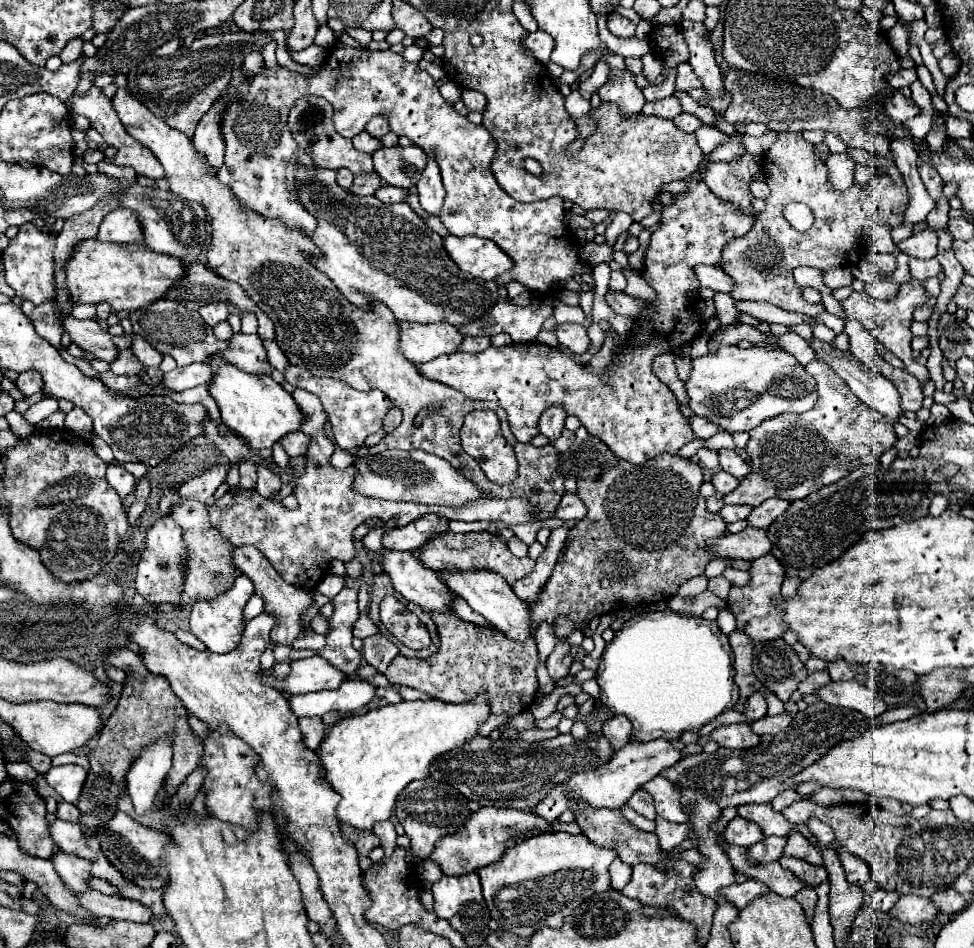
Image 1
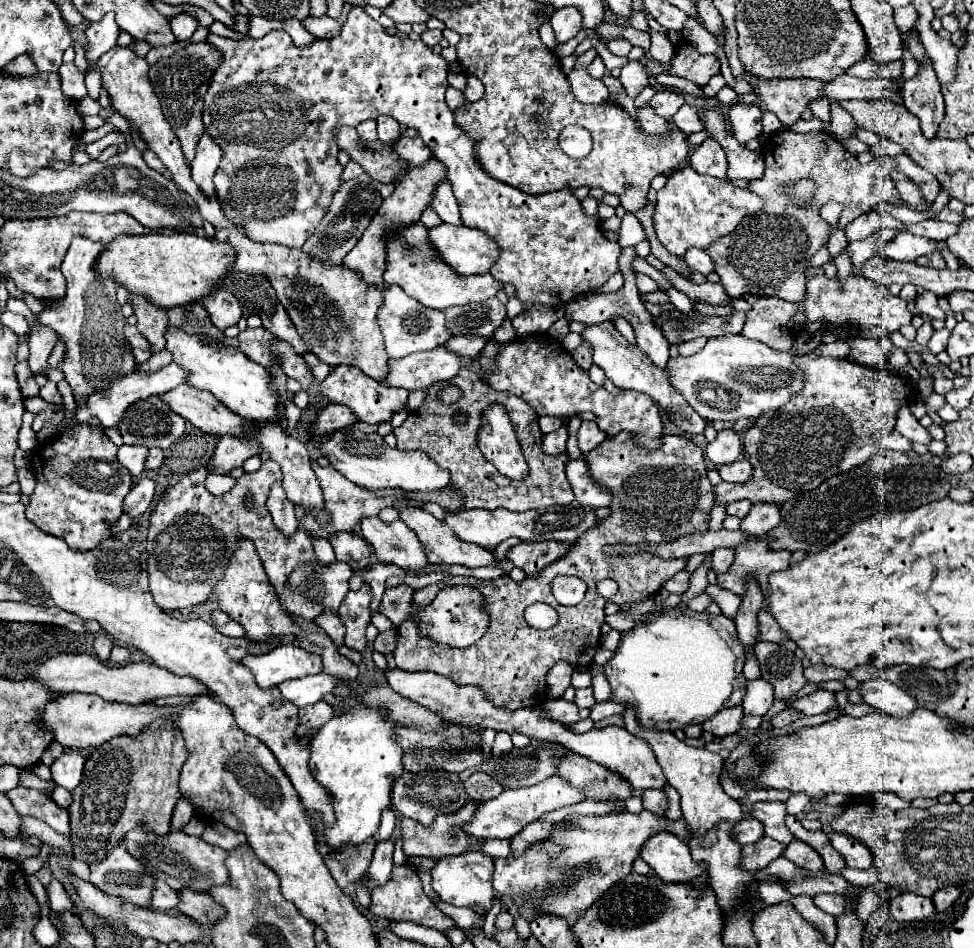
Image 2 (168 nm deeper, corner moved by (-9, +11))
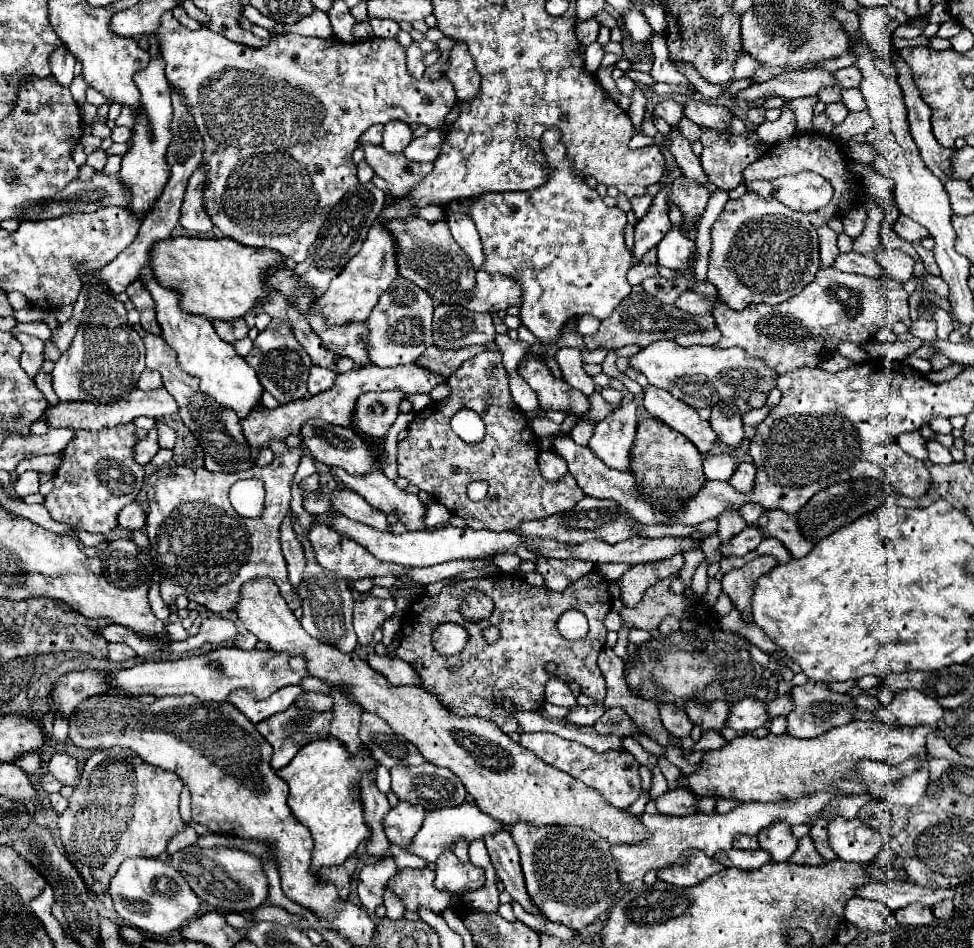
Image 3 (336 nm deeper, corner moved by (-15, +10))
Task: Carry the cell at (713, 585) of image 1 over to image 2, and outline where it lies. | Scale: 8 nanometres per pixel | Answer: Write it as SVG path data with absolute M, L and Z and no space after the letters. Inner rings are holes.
M725 547L725 549L715 549L713 551L713 571L715 573L725 573L729 567L731 567L731 563L733 563L733 549L729 549L729 547Z

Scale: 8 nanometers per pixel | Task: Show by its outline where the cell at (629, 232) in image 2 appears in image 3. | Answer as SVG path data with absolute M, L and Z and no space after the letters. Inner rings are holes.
M649 194L631 200L633 212L635 212L635 216L637 216L637 222L639 222L639 218L643 218L643 214L647 214L647 210L649 210L649 206L651 206L651 200L653 200L653 198L651 198Z

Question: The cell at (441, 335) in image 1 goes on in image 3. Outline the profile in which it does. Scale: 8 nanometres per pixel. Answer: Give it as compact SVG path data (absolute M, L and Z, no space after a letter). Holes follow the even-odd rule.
M397 276L367 318L367 326L371 332L367 344L371 362L381 368L415 362L433 344L433 310L435 302L425 290L415 286L411 280Z

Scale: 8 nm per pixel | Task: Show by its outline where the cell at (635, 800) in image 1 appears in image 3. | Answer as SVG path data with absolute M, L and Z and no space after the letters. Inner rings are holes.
M677 788L661 794L659 798L655 798L655 804L661 814L669 814L669 816L687 816L695 812L695 798L685 788Z

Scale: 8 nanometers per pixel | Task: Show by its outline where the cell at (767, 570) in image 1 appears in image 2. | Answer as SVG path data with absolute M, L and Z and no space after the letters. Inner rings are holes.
M751 537L745 545L735 547L735 561L729 571L717 575L717 585L743 595L745 577L753 575L761 589L767 589L767 577L775 571L783 571L789 567L791 553L789 551L775 551L769 549L765 537Z

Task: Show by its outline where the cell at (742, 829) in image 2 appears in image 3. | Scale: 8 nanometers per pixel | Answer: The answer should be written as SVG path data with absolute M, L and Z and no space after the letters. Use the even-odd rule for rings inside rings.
M739 834L733 838L733 848L759 848L759 842L757 842L757 836L745 836L745 834Z

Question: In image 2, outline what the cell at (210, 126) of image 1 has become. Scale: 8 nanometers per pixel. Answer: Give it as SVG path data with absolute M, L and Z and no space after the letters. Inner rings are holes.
M203 135L199 145L197 145L197 155L191 163L191 177L197 183L197 187L201 189L201 193L205 193L205 197L213 197L213 175L219 167L221 161L221 149L219 145L209 137Z

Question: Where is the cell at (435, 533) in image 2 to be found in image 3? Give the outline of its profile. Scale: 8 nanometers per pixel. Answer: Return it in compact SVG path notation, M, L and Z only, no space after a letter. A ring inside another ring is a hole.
M331 468L331 474L341 484L341 488L349 488L361 494L373 508L385 514L397 514L399 522L407 526L407 530L427 530L425 526L425 504L417 494L409 494L395 486L383 472L367 474L367 476L351 476L345 470Z

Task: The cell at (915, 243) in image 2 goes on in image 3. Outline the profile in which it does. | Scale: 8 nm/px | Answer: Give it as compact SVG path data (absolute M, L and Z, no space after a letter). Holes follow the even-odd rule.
M885 248L885 250L875 254L875 260L885 270L885 276L889 276L891 282L905 284L911 278L911 274L913 274L915 258L905 254L903 250L887 250Z

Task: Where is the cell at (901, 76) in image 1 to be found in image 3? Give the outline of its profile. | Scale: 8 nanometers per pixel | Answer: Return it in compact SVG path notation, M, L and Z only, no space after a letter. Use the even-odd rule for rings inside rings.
M851 66L851 68L841 68L835 72L835 78L839 78L839 82L843 82L843 88L859 88L863 74L859 68Z

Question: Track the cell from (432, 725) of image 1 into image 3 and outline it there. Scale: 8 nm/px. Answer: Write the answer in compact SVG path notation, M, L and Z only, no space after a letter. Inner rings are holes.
M329 736L309 742L285 768L277 770L277 774L289 784L289 808L313 834L313 872L317 872L321 866L343 864L359 848L359 844L371 836L371 828L367 826L363 814L359 782L363 774L375 780L377 766L379 762L373 758L369 748L361 748L353 754L347 752L347 746L341 740Z

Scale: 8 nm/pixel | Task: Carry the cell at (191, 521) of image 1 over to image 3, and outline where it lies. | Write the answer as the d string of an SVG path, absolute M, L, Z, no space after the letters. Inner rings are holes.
M271 578L245 582L239 592L235 614L237 620L261 642L267 642L271 650L303 654L307 658L307 668L311 668L311 676L341 686L367 712L377 714L397 734L415 744L431 764L449 768L465 784L475 802L479 802L479 808L491 818L507 826L517 822L527 822L537 828L579 826L593 830L611 844L631 844L647 838L647 830L635 816L613 808L597 790L591 790L573 776L541 762L531 750L525 750L519 742L513 742L509 734L499 730L495 722L479 716L459 718L459 714L443 708L443 704L427 690L417 686L395 688L355 652L345 654L339 648L309 636L283 602L283 596Z

